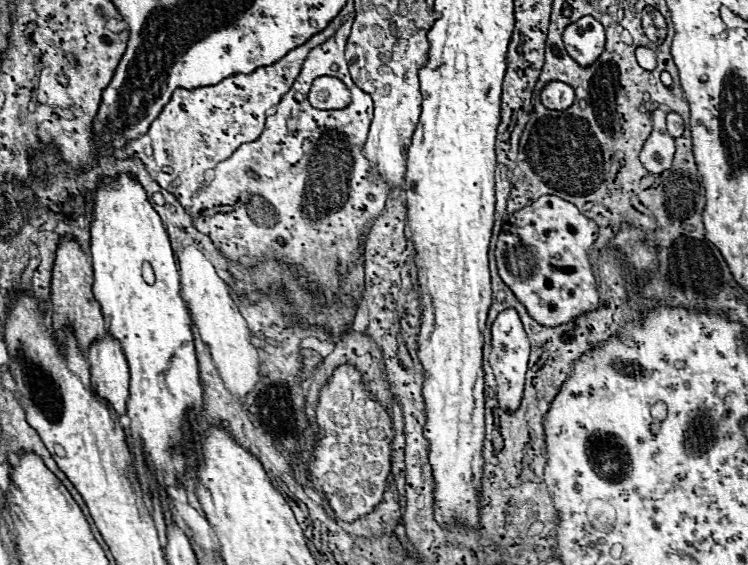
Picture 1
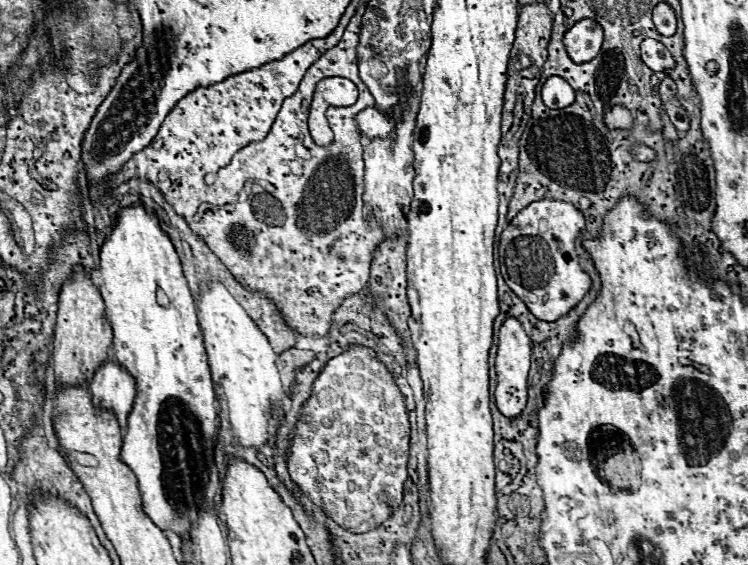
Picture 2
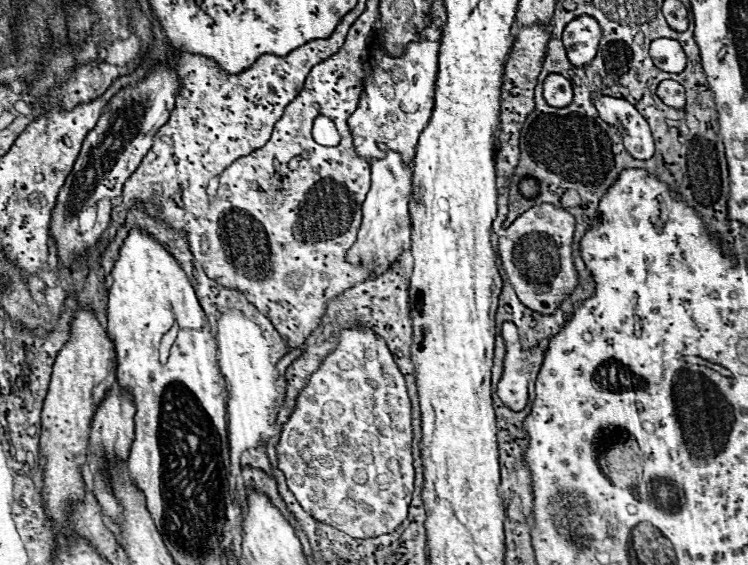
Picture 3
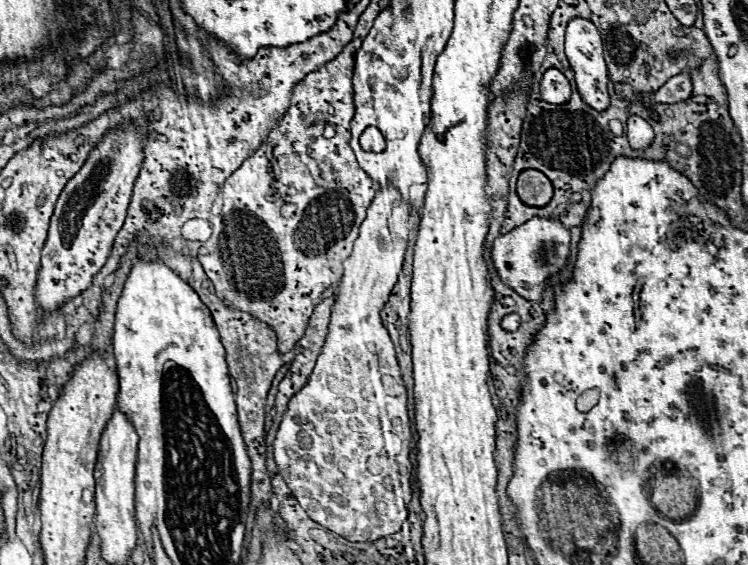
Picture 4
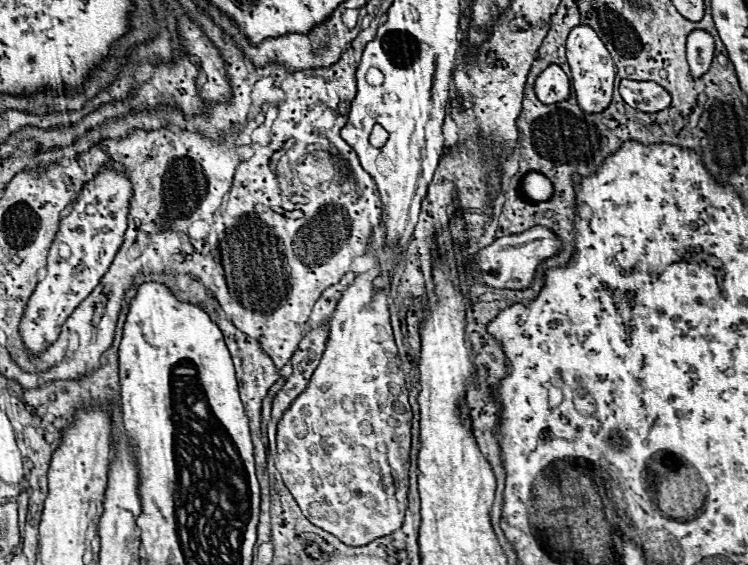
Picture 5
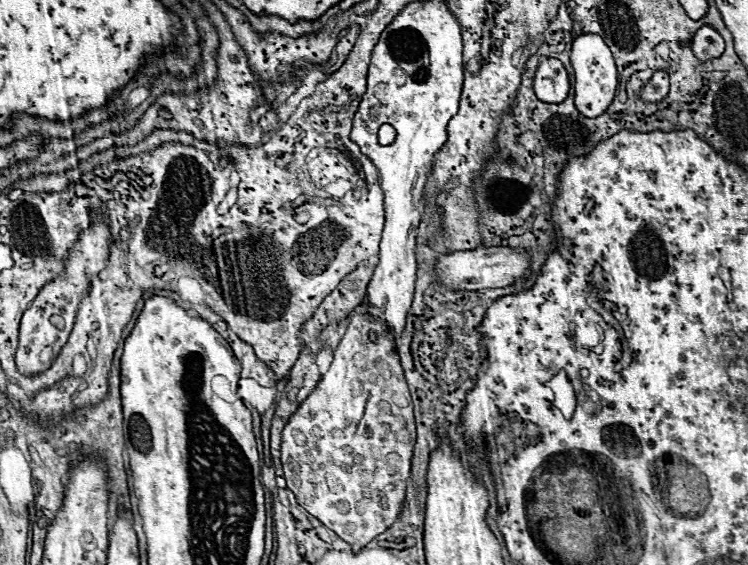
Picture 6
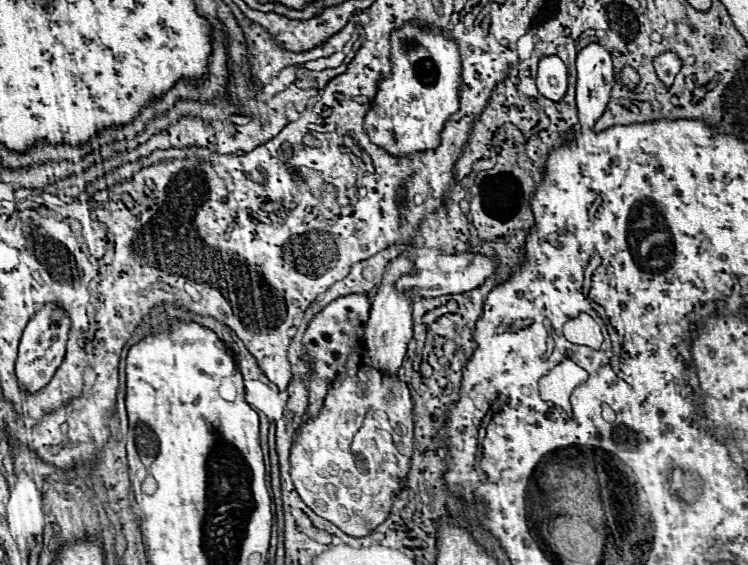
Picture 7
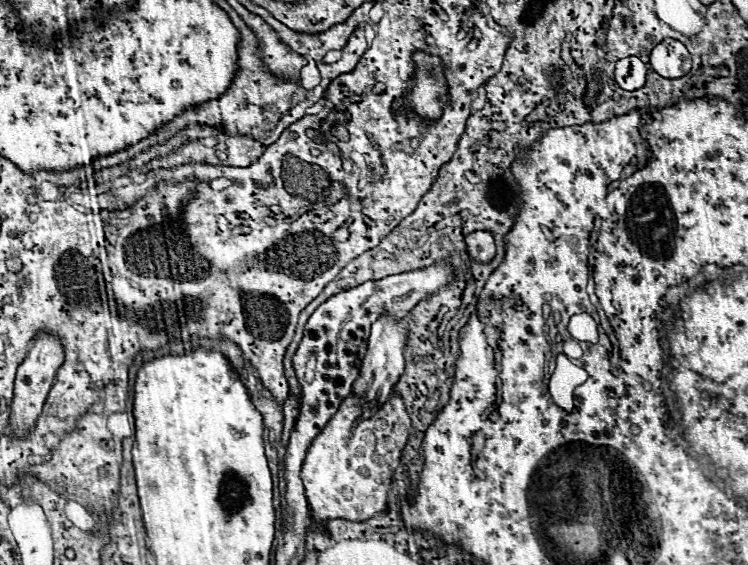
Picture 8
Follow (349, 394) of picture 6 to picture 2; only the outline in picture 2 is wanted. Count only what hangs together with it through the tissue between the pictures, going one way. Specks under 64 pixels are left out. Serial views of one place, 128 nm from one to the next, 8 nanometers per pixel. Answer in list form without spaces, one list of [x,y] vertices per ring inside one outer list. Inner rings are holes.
[[[416,88],[410,90],[410,102],[404,108],[404,122],[398,124],[394,130],[394,136],[386,140],[372,140],[364,148],[364,162],[366,162],[366,174],[364,174],[364,216],[374,216],[378,226],[382,228],[384,236],[388,238],[408,238],[408,222],[406,214],[410,212],[410,202],[414,196],[412,180],[414,180],[414,152],[412,148],[412,130],[416,126],[416,112],[420,108],[418,92]],[[352,346],[348,348],[344,354],[338,354],[336,358],[330,358],[326,362],[326,366],[322,368],[322,372],[318,374],[314,386],[312,386],[312,394],[306,400],[306,404],[300,408],[300,416],[298,416],[298,424],[292,430],[292,440],[290,440],[290,450],[288,450],[288,472],[290,478],[296,482],[296,486],[302,490],[302,494],[318,504],[322,508],[322,512],[326,516],[330,516],[338,526],[346,528],[352,534],[362,534],[362,532],[370,532],[374,528],[378,528],[382,522],[386,522],[392,512],[394,506],[398,510],[398,506],[402,504],[404,498],[404,484],[408,480],[408,458],[410,458],[410,422],[408,422],[408,410],[404,404],[404,396],[400,394],[394,376],[388,372],[388,368],[378,360],[378,354],[372,348],[366,346]]]

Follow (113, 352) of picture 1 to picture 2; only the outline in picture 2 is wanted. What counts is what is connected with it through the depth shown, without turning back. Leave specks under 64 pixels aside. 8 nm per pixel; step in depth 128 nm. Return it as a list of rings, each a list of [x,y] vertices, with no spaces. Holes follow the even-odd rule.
[[[108,360],[96,370],[90,382],[90,390],[92,390],[94,406],[98,410],[112,412],[122,432],[126,432],[126,426],[128,426],[126,418],[132,412],[134,398],[136,398],[134,378],[114,360]]]

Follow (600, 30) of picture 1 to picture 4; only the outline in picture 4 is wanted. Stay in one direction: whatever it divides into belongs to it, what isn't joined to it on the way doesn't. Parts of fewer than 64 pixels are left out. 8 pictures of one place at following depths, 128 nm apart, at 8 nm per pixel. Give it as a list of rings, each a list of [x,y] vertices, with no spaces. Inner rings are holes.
[[[574,18],[566,28],[564,47],[565,55],[570,60],[570,68],[576,72],[576,84],[582,100],[598,112],[606,110],[610,106],[610,94],[608,94],[608,68],[604,62],[600,32],[590,20]],[[629,116],[627,120],[627,139],[632,148],[648,148],[650,140],[654,140],[654,132],[650,124],[638,116]]]

